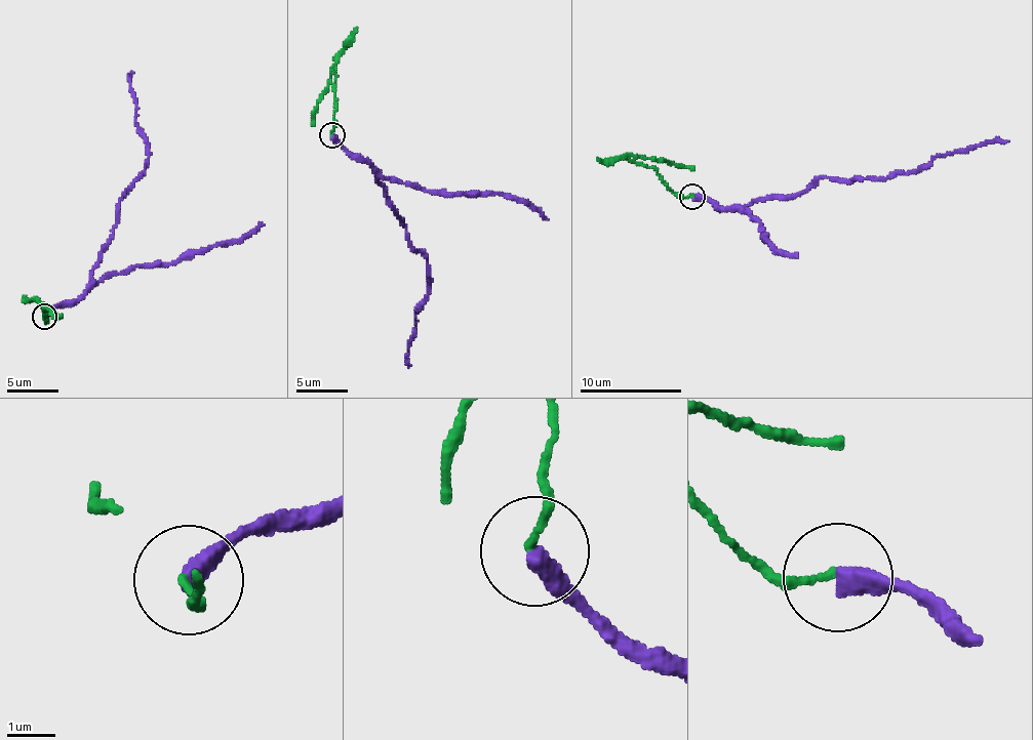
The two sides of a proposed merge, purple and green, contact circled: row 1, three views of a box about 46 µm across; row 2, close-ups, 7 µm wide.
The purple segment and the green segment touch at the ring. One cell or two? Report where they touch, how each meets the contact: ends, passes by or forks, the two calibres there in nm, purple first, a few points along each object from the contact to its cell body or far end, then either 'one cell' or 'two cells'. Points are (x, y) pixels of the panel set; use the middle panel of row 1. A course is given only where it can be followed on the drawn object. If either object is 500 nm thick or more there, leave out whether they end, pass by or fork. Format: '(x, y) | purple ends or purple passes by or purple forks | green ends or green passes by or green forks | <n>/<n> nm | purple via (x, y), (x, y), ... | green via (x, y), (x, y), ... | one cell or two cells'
(331, 134) | purple ends | green ends | 440/170 nm | purple via (331, 135), (369, 164), (406, 227), (408, 245), (427, 258), (427, 299), (414, 312), (408, 367) | green via (331, 135), (335, 73), (330, 76), (328, 90), (317, 104), (312, 125) | two cells

